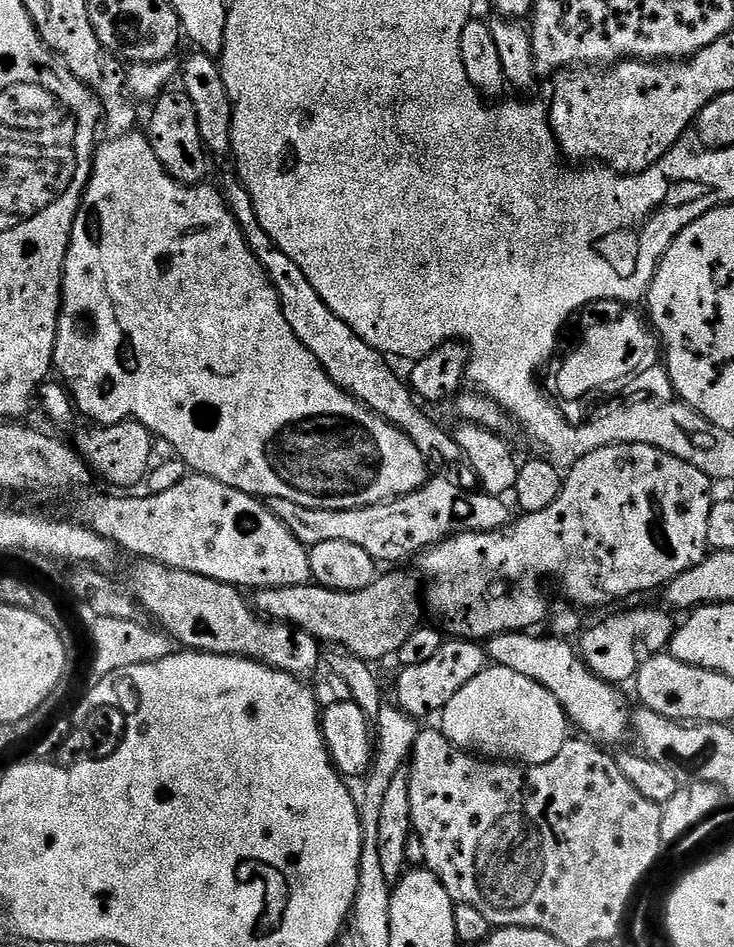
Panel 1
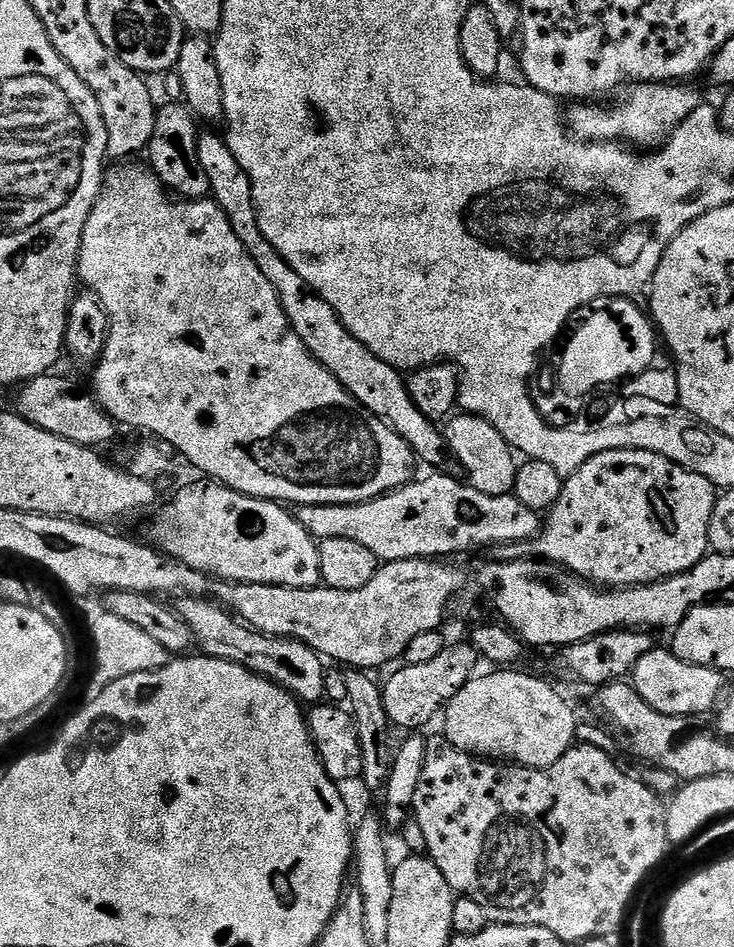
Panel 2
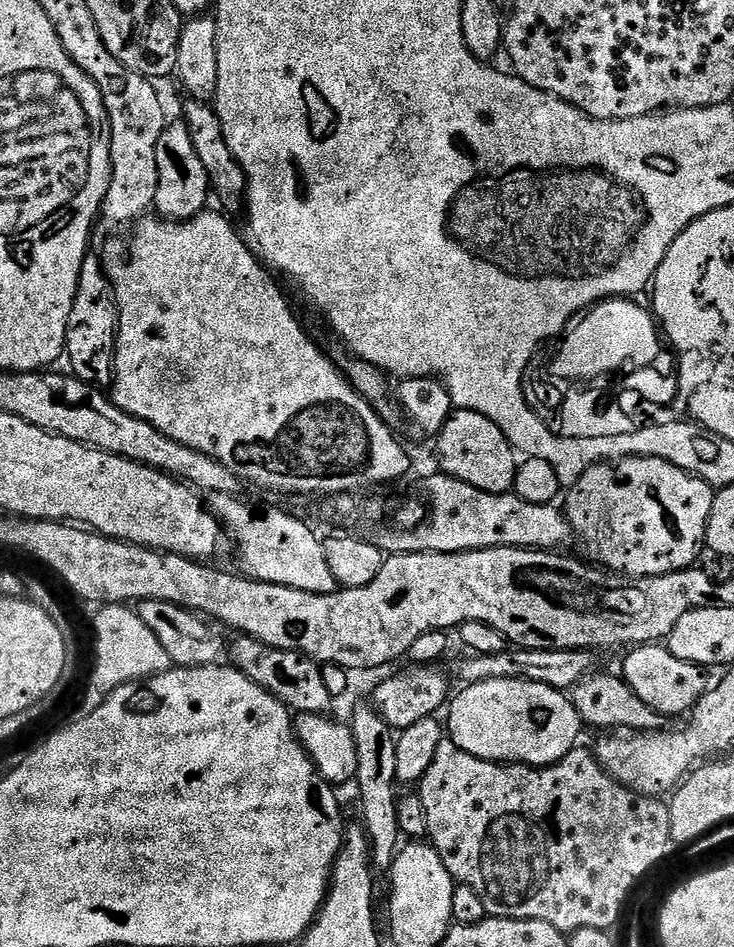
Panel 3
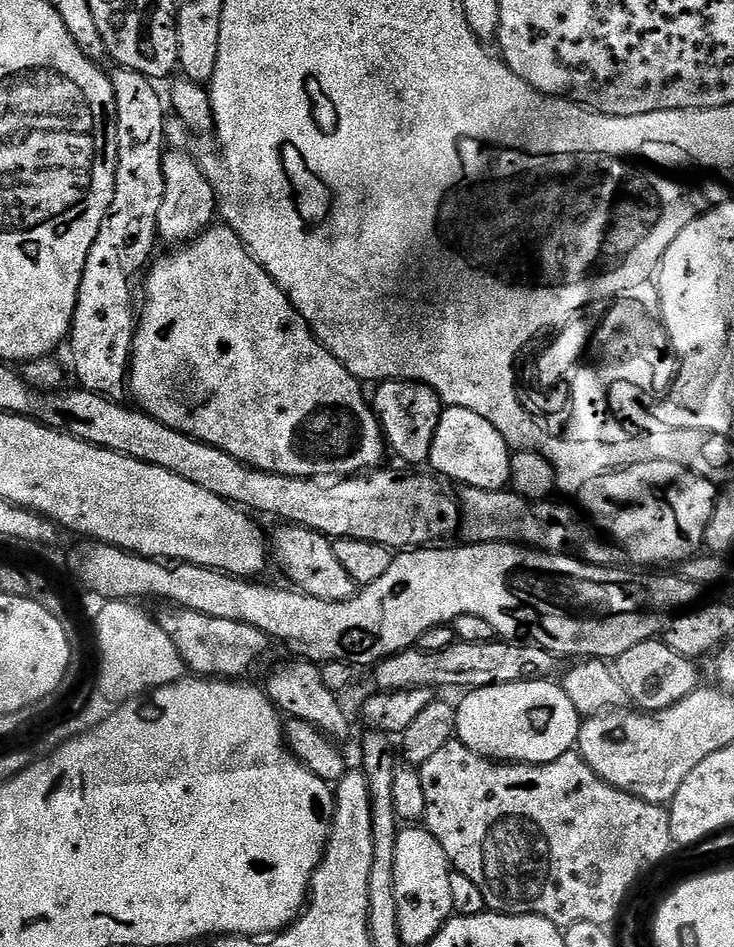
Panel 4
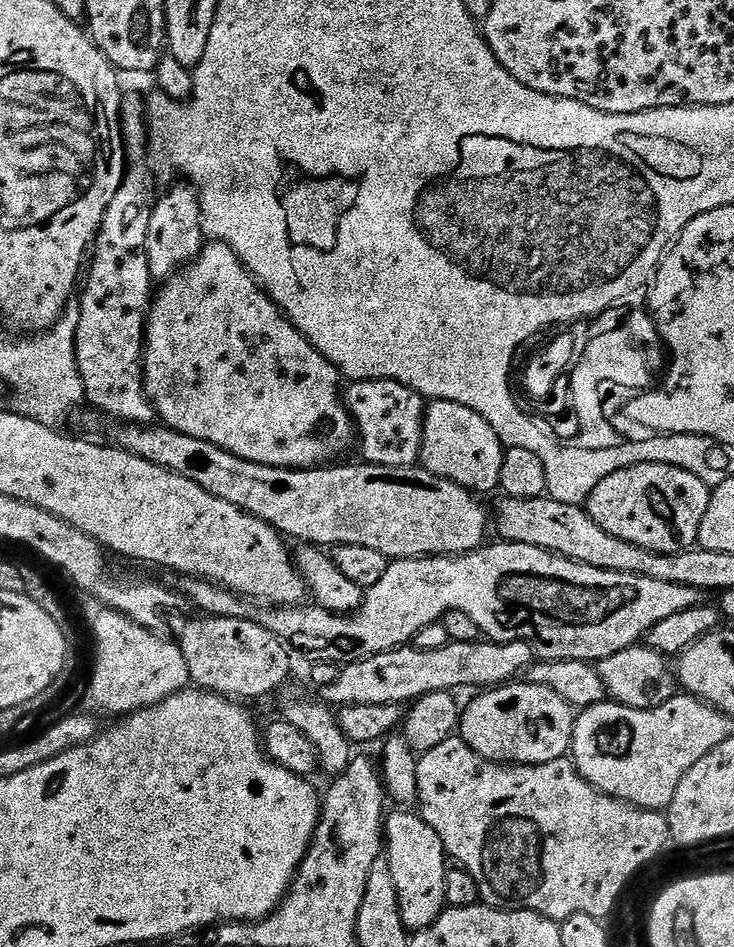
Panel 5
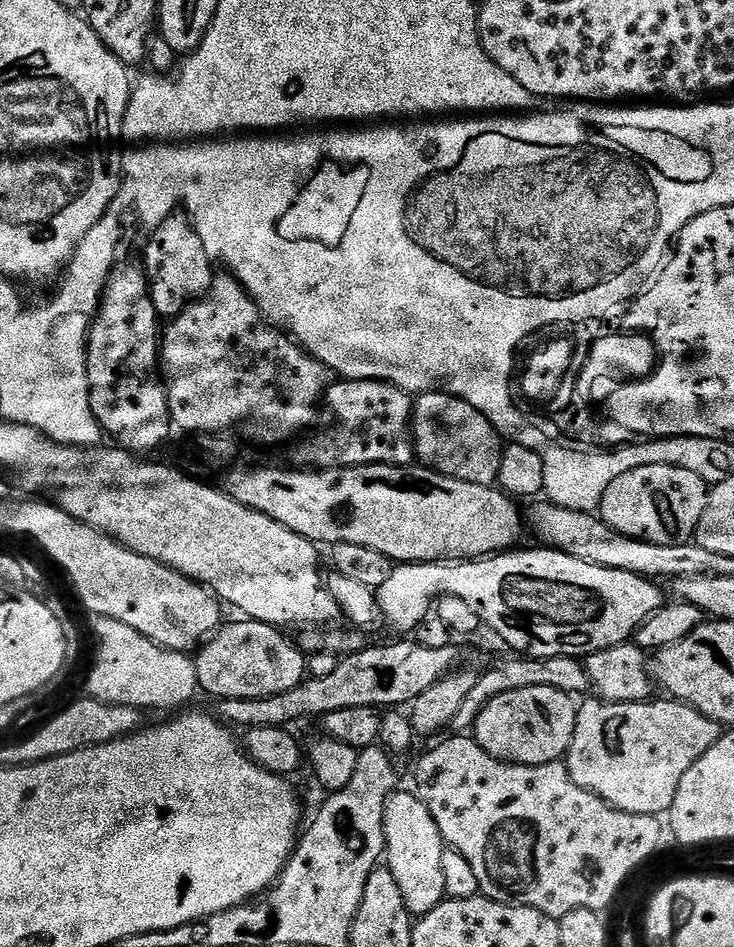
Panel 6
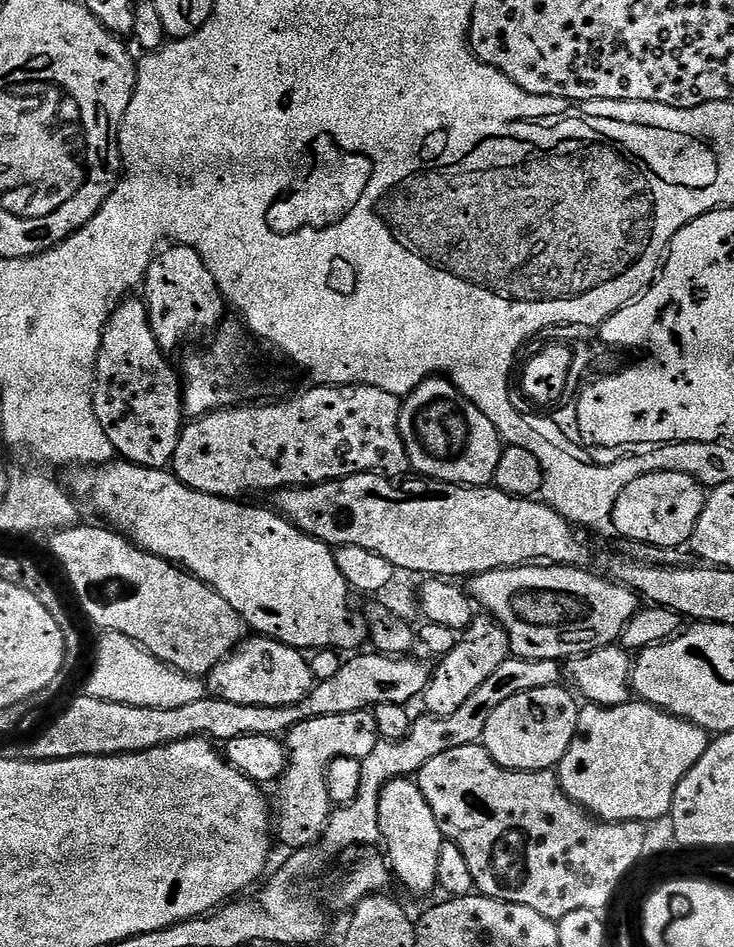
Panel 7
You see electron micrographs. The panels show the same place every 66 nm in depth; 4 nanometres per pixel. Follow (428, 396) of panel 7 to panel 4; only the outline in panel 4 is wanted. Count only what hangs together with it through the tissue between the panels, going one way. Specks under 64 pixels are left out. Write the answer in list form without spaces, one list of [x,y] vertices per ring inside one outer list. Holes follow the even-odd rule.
[[[445,407],[438,418],[438,430],[434,430],[427,463],[432,464],[431,471],[437,477],[445,476],[456,486],[503,492],[512,483],[512,454],[513,449],[508,447],[506,438],[502,438],[486,418],[474,414],[474,410]]]

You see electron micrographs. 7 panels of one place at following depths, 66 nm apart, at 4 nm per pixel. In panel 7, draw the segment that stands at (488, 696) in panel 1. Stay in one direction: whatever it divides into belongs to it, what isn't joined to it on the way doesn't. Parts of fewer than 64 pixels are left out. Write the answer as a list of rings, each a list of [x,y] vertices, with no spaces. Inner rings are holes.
[[[564,686],[526,690],[522,694],[514,694],[514,698],[506,698],[506,702],[497,706],[486,722],[482,741],[494,762],[515,772],[555,769],[574,738],[580,717],[577,697],[569,692]]]

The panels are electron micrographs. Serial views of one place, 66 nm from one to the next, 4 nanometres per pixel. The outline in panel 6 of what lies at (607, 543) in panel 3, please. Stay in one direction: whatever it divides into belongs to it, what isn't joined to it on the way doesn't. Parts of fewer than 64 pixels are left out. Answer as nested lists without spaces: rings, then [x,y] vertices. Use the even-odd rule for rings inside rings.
[[[665,464],[638,466],[638,470],[614,478],[602,498],[598,515],[611,528],[630,538],[654,542],[658,546],[678,546],[695,537],[709,491],[710,485],[698,478],[698,474],[690,474],[690,470]]]

